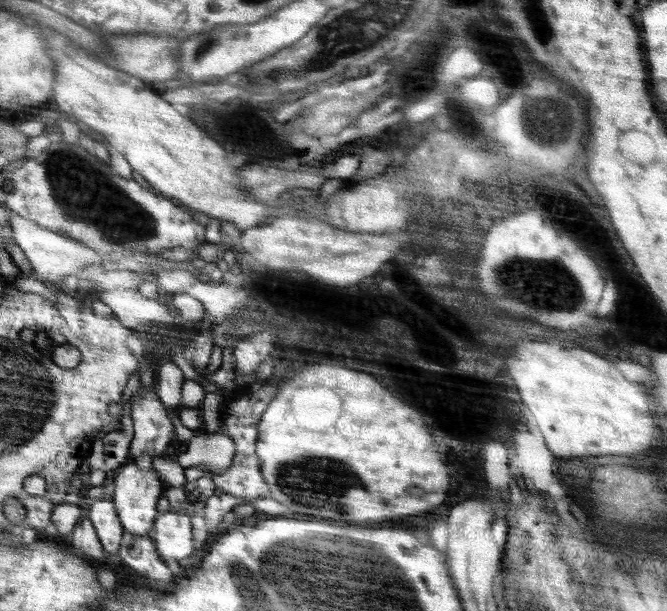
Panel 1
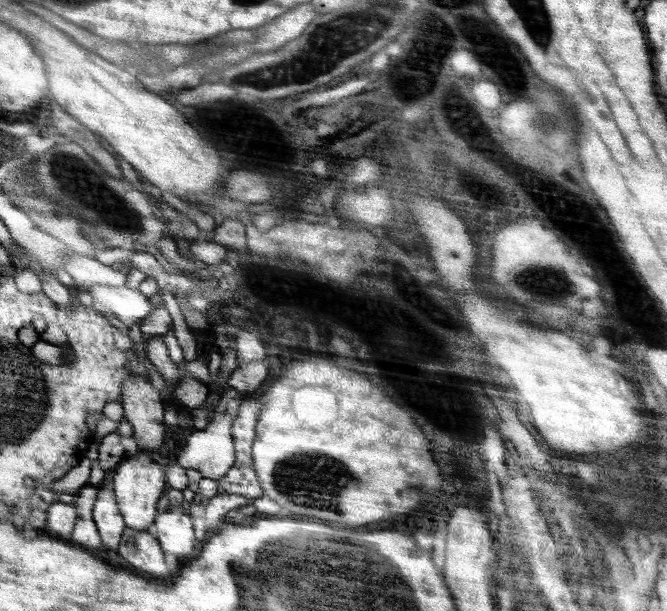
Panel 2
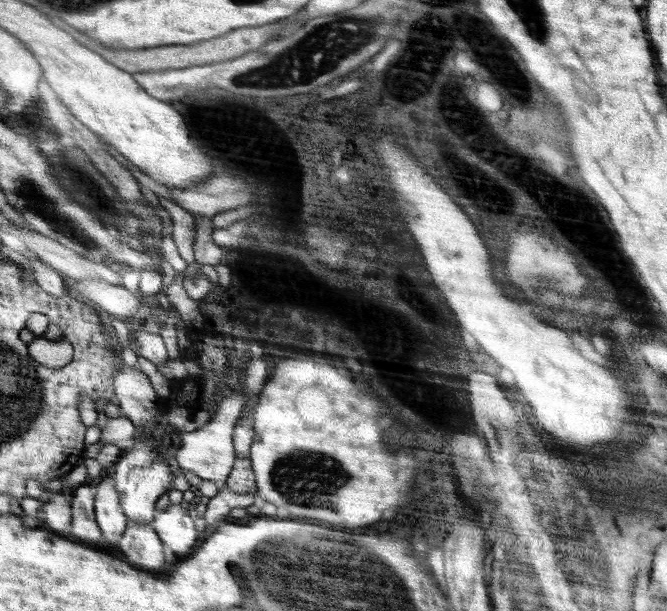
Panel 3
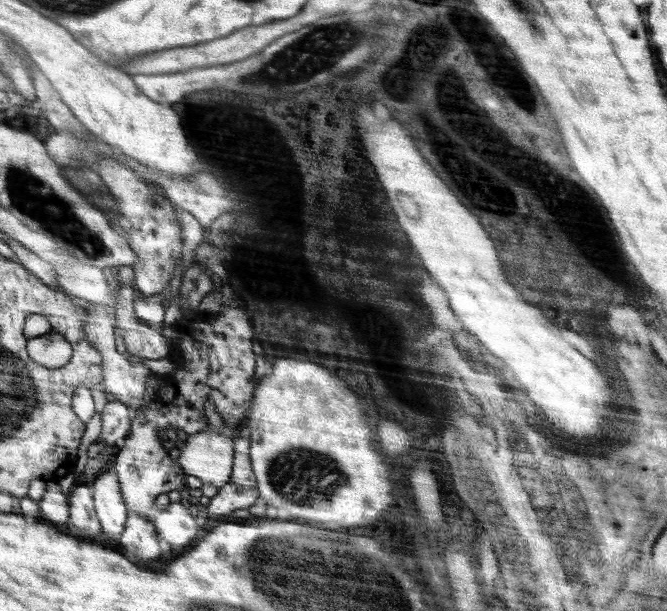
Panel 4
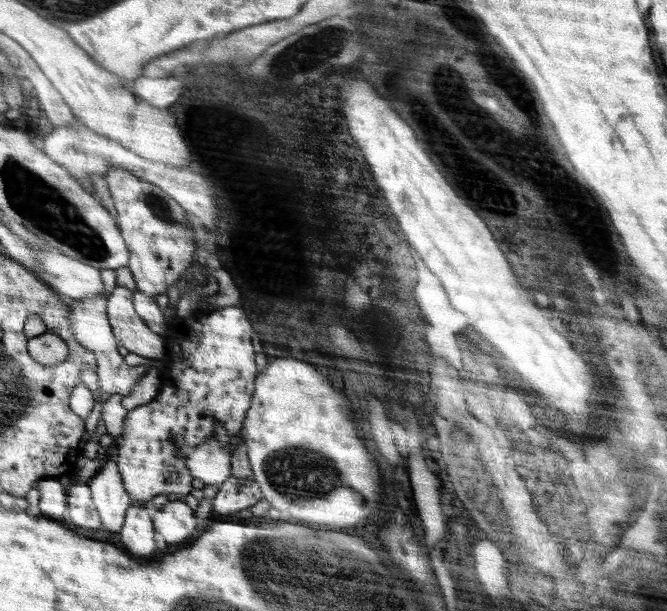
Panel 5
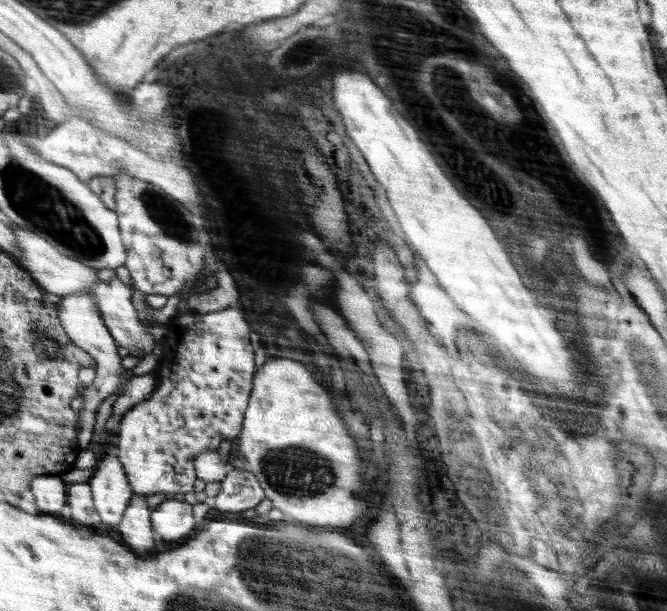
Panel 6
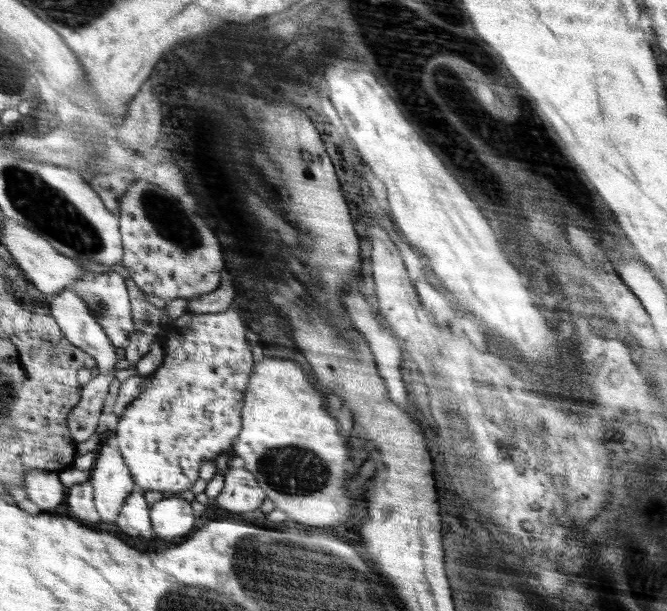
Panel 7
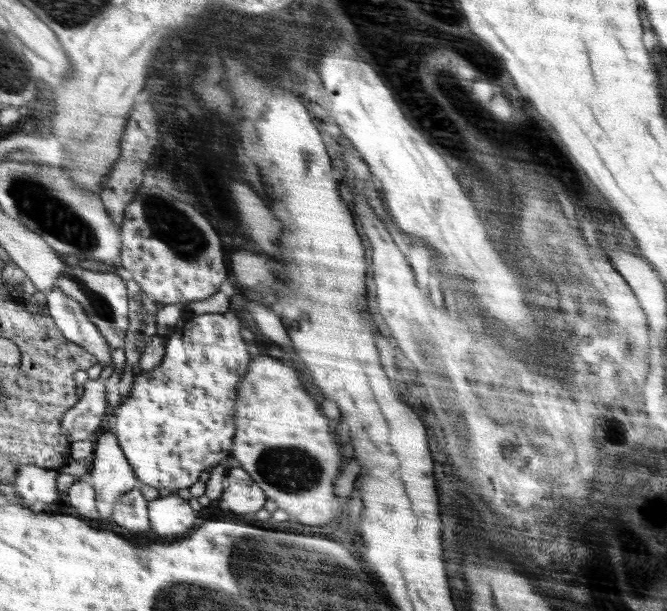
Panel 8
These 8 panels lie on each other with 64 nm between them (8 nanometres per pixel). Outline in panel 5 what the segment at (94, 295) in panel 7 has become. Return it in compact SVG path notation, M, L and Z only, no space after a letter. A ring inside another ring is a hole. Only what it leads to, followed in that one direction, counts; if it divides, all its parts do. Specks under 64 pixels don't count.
M116 285L107 298L106 309L113 336L129 352L149 359L163 359L166 344L164 334L154 333L135 314L133 291Z

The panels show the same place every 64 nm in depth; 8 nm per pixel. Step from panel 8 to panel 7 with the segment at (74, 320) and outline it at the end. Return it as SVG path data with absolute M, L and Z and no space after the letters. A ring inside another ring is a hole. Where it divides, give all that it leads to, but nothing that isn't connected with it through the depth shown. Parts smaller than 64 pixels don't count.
M68 289L58 292L58 294L52 294L52 298L53 317L60 326L61 332L65 334L67 341L86 351L90 356L94 357L94 360L98 361L100 373L90 380L88 384L81 387L81 400L74 408L74 411L70 412L69 420L66 420L66 425L70 428L70 432L73 433L74 440L78 443L86 442L96 430L104 400L106 400L110 384L115 378L118 357L116 357L115 347L112 345L110 338L102 329L102 325L96 321L87 302L79 294L74 293L72 289Z

